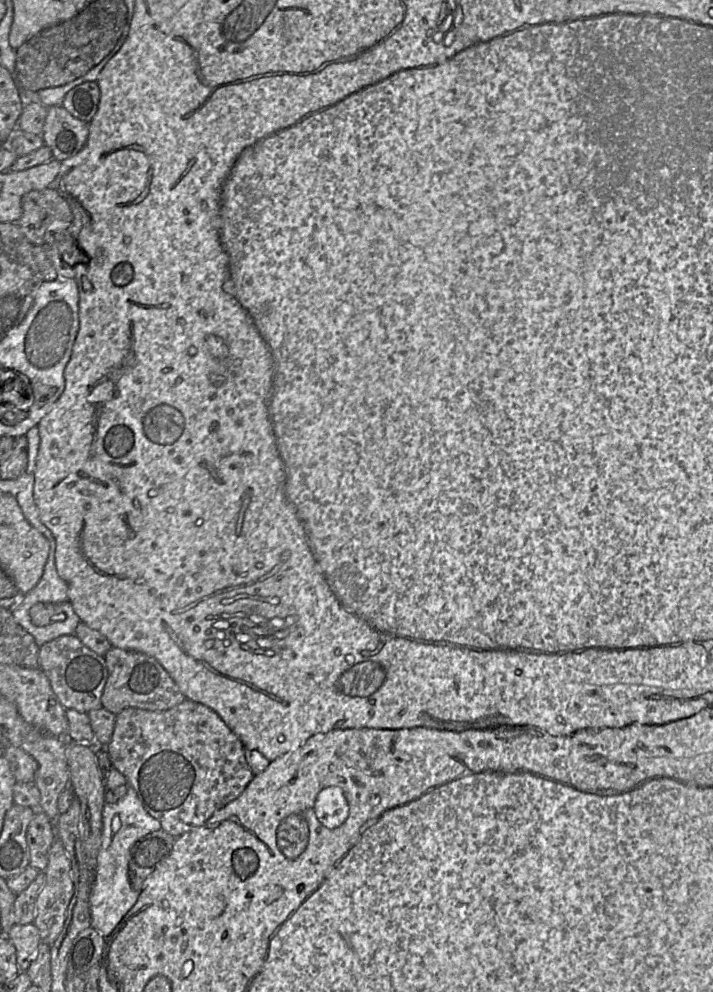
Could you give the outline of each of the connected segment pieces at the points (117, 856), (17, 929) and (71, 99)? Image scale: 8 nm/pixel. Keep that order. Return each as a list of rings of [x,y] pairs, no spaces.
[[[130,786],[118,802],[104,804],[96,877],[90,894],[90,913],[91,927],[105,939],[113,933],[139,897],[139,892],[132,888],[128,877],[130,849],[139,839],[160,829],[161,823],[146,811]]]
[[[34,923],[15,924],[9,930],[7,937],[16,948],[17,966],[20,972],[25,972],[42,942],[40,932]]]
[[[96,81],[83,82],[65,95],[62,106],[75,118],[90,123],[100,100],[100,89]]]

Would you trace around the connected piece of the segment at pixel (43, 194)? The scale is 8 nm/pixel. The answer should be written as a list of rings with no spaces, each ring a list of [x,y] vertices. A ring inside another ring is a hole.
[[[52,187],[25,193],[21,203],[22,214],[16,224],[33,245],[44,245],[50,239],[50,235],[67,230],[73,222],[69,202]]]

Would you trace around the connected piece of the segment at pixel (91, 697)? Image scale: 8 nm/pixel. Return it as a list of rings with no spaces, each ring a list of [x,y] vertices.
[[[64,635],[39,647],[39,668],[66,709],[81,713],[102,708],[101,697],[108,677],[103,656],[86,647],[75,635]]]

